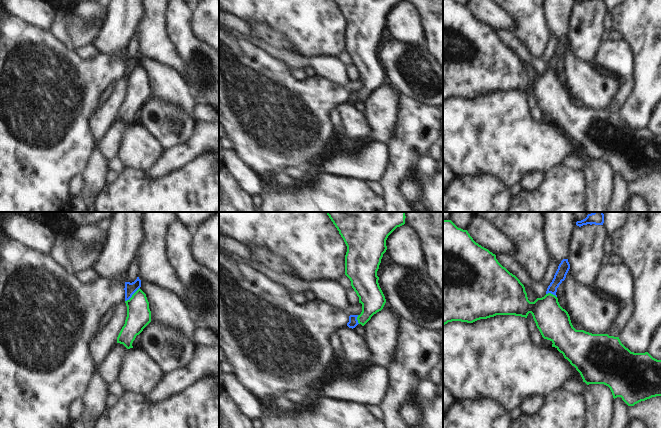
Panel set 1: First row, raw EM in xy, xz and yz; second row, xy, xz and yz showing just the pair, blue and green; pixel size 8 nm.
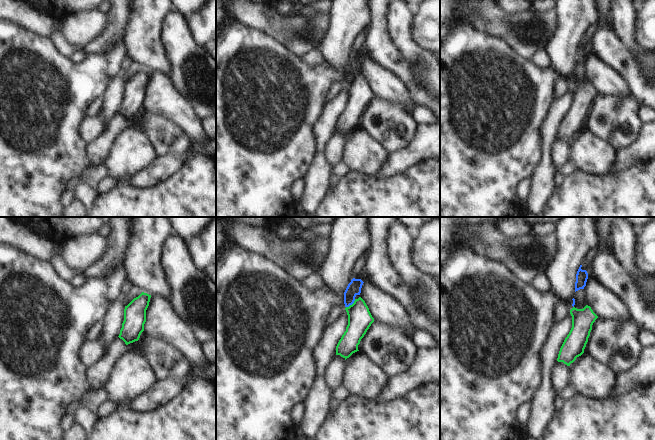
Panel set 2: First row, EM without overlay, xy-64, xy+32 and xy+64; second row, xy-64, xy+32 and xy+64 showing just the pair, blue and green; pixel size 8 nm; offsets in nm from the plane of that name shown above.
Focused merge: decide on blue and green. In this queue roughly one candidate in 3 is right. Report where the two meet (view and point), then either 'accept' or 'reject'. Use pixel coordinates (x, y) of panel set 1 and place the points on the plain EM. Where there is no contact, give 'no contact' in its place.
meets blue in xy at (132, 70); reject

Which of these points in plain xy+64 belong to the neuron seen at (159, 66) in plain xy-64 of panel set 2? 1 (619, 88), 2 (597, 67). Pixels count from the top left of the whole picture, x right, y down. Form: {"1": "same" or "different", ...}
{"1": "different", "2": "different"}

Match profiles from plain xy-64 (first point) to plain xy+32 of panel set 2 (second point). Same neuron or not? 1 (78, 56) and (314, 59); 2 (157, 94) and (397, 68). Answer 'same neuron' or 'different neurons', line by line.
1: same neuron
2: different neurons

